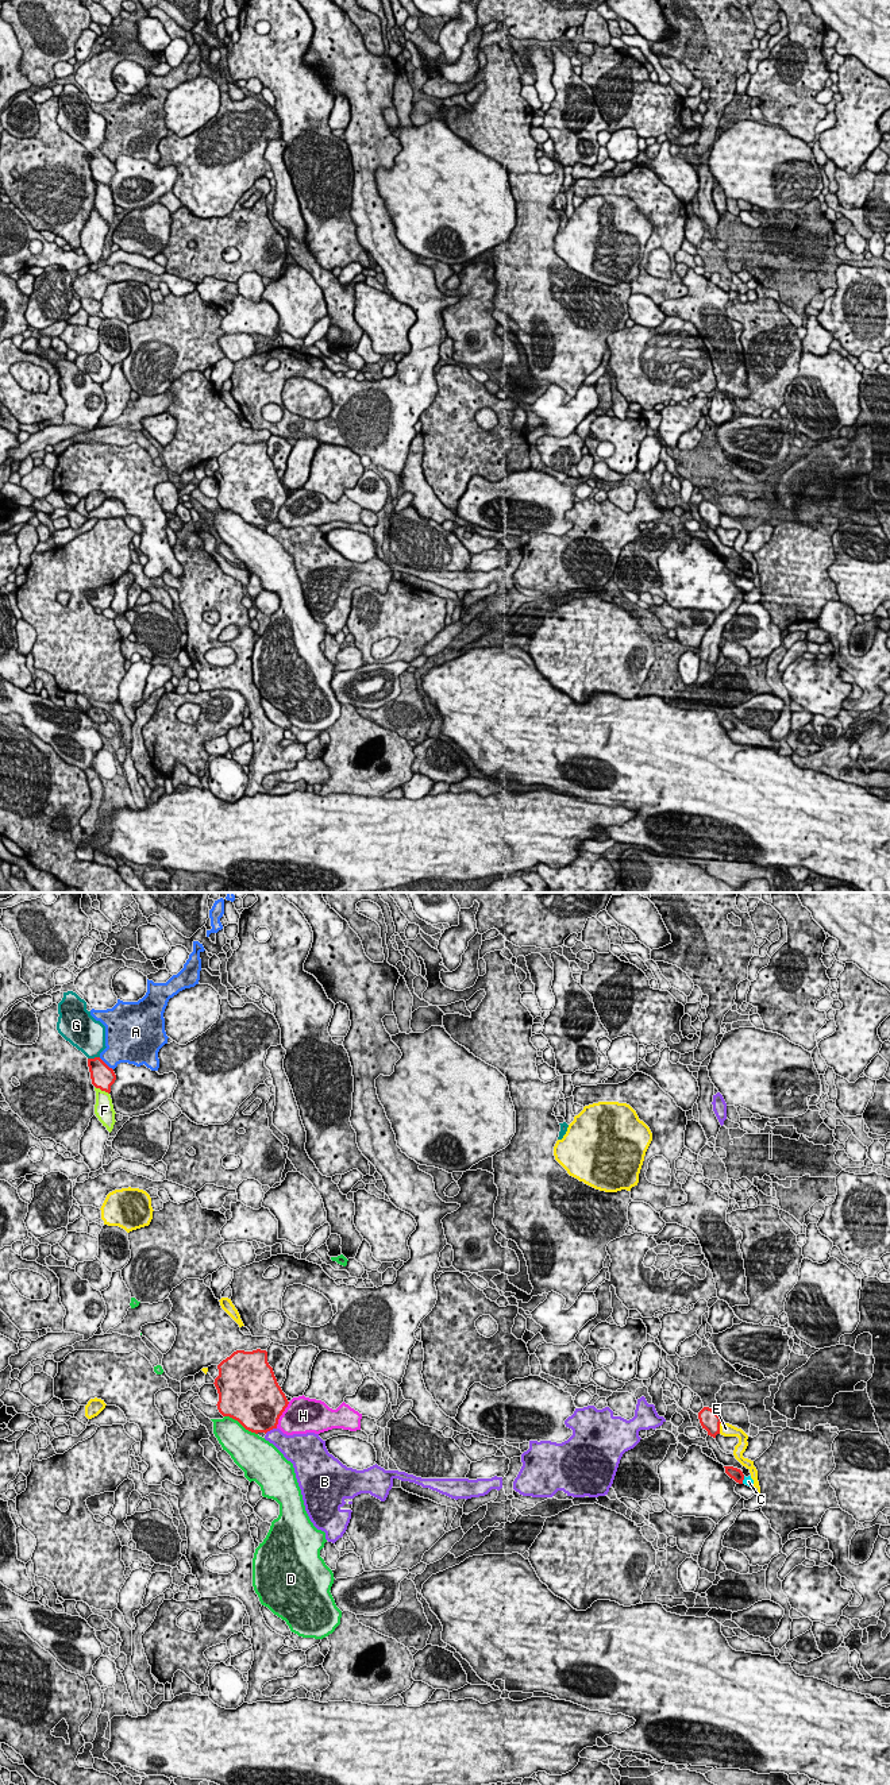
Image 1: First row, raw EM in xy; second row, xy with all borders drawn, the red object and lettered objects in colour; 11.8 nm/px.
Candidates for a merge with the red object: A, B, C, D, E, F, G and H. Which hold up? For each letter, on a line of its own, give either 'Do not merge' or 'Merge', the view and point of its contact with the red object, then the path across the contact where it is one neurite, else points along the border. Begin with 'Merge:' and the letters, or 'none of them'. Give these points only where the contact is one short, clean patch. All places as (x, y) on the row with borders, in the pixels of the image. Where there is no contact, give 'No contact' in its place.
Merge: none of them
A: Do not merge. Touches red at xy (104, 1063)
B: Do not merge. Touches red at xy (270, 1429)
C: Do not merge. Touches red at xy (743, 1479). Boundary: xy (744, 1476), (742, 1483)
D: Do not merge. Touches red at xy (241, 1423)
E: Do not merge. Touches red at xy (719, 1427)
F: Do not merge. Touches red at xy (101, 1090)
G: Do not merge. Touches red at xy (95, 1057)
H: Do not merge. Touches red at xy (281, 1414)

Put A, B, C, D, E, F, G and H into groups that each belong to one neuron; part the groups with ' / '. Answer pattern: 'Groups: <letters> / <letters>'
Groups: A / B / C / D / E F / G / H

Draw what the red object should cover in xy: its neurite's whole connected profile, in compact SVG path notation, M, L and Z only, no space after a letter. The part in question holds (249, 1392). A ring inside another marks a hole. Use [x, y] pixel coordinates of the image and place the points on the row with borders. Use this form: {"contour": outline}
{"contour": "M236 1350L217 1369L213 1384L219 1393L219 1412L255 1434L277 1429L289 1402L267 1362L267 1352Z"}

